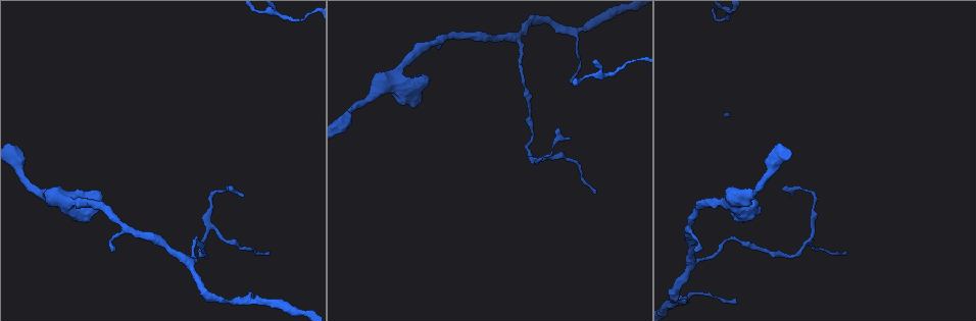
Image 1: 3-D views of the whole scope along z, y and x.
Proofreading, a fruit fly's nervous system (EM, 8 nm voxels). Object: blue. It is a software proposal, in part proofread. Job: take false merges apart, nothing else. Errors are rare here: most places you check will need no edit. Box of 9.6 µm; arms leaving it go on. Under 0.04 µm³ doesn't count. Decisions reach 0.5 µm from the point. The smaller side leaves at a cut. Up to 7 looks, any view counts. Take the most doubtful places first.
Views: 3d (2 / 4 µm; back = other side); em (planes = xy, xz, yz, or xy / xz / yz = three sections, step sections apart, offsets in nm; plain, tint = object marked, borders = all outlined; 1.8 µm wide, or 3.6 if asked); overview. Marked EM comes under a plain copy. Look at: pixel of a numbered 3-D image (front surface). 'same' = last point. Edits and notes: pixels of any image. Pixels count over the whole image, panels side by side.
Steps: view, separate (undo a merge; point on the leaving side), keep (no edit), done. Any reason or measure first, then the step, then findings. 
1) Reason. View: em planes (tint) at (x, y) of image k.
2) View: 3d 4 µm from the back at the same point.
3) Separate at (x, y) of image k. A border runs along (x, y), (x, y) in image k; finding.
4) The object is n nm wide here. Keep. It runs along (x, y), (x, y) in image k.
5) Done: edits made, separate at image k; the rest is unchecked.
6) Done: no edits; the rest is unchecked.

A narrow waist. View: 3d 4 µm from the back at (680, 303) of image 1.

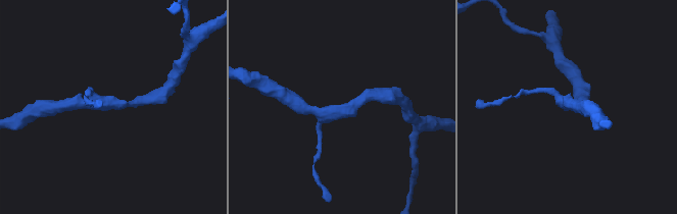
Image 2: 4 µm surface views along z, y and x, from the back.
The arms are 190, 220 nm wide. View: em planes (tint) at (125, 102) of image 2.

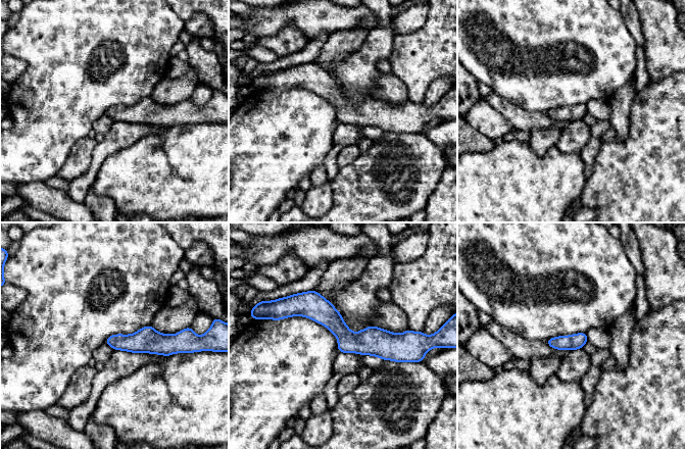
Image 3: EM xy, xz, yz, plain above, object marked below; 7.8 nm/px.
Keep. Continuous, no second cell.

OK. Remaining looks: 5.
View: 3d 2 µm at (531, 153) of image 1.

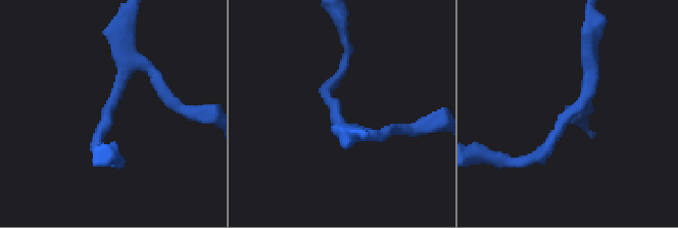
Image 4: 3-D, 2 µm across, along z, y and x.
View: em 3.6 µm xy step 8 (tint) at (336, 122) of image 4.

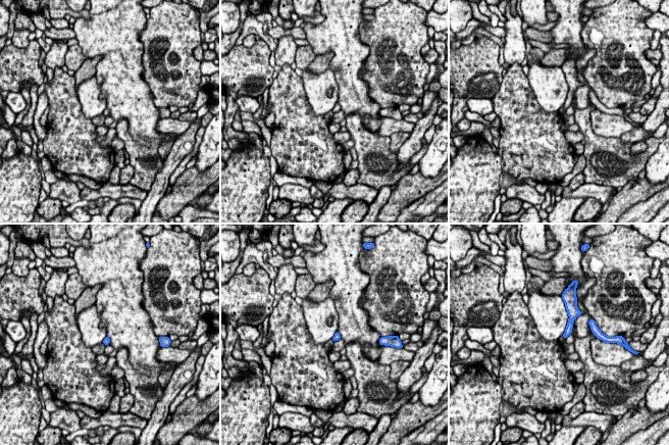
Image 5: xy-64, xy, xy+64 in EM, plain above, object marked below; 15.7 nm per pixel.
Keep. One cell here.

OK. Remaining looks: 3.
Abrupt turn. View: em 3.6 µm xz step 8 (tint) at (727, 203) of image 1.

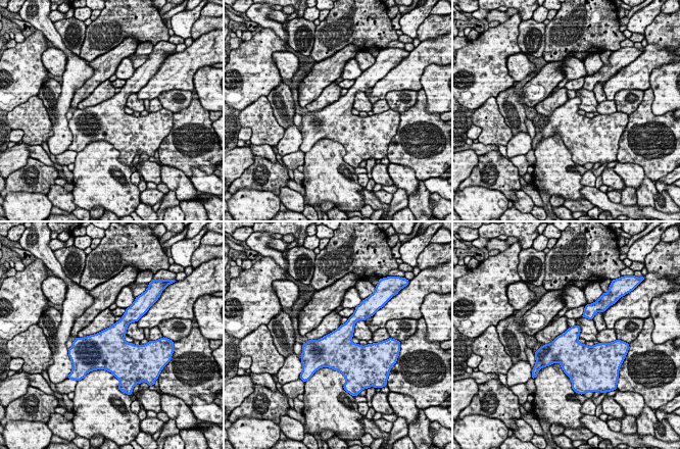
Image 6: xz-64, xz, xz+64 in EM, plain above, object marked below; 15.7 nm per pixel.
Keep. Continuous, no second cell.

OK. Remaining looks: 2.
Done: no edits; the rest is unchecked.

